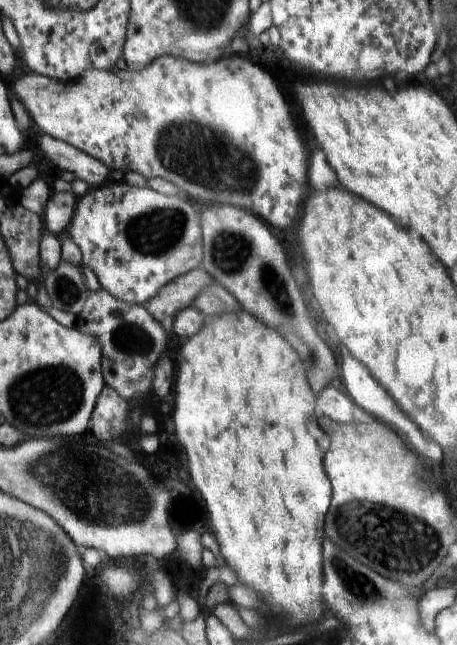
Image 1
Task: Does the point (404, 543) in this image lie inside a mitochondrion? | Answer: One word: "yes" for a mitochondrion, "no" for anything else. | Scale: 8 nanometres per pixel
yes

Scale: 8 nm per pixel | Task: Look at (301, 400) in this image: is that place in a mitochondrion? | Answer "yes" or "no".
no

